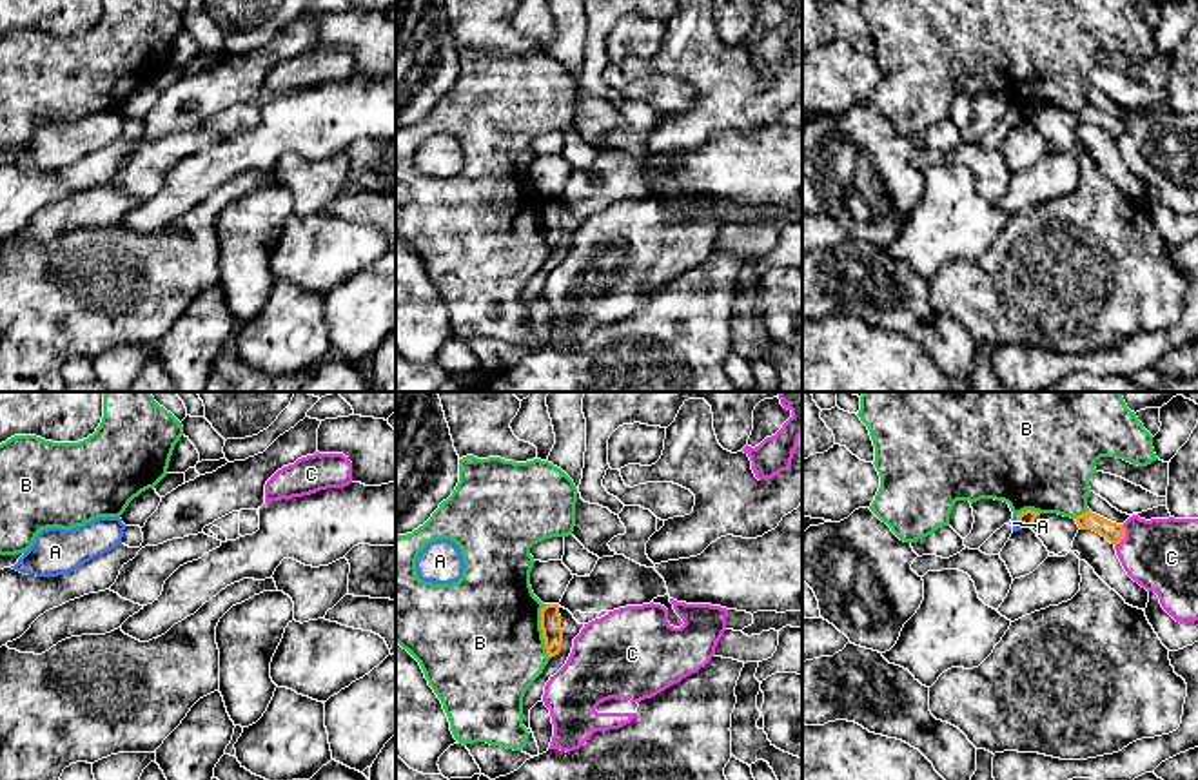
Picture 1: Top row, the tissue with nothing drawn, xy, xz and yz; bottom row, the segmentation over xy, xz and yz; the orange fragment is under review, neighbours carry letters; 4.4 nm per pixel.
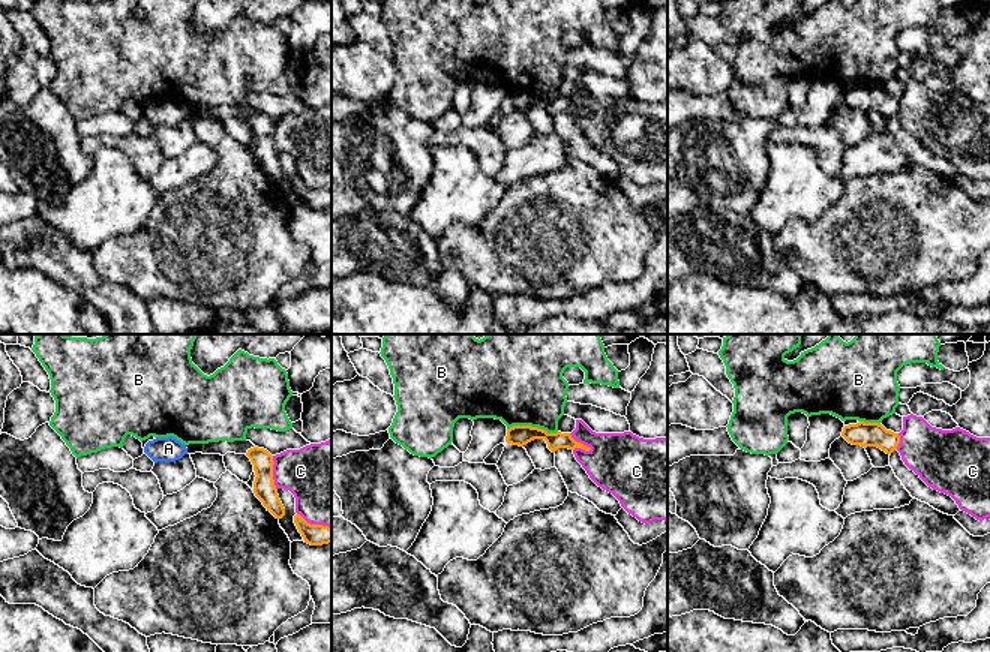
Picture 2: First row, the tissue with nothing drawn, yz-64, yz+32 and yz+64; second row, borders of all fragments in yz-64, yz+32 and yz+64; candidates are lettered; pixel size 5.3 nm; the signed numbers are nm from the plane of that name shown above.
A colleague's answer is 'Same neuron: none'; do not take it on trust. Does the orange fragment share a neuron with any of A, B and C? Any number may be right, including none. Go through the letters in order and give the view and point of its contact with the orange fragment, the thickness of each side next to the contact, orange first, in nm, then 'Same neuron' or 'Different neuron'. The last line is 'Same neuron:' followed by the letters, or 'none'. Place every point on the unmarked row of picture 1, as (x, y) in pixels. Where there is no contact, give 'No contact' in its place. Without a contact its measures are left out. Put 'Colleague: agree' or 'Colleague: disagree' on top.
Colleague: agree
A: Touches orange at yz (1021, 116). Thickness 70 nm (orange) against 40 nm. Different neuron
B: Touches orange at xz (543, 225). Thickness 100 nm (orange) against 480 nm. Different neuron
C: Touches orange at yz (1124, 129). Thickness 90 nm (orange) against 320 nm. Different neuron
Same neuron: none

